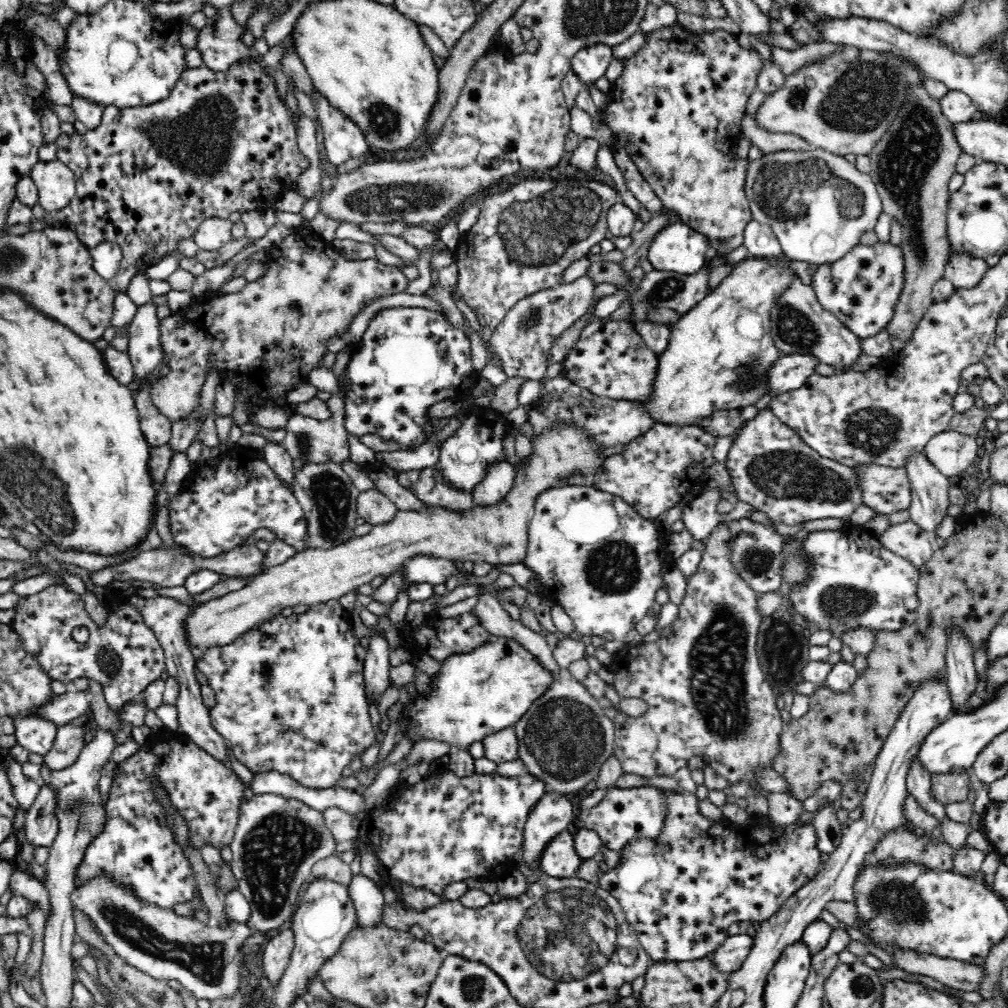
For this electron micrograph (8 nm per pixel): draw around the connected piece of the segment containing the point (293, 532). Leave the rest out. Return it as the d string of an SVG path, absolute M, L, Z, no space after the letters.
M251 451L246 458L240 460L233 460L232 456L222 454L221 462L214 467L199 463L189 472L181 491L169 504L170 529L174 542L186 547L194 555L214 558L246 543L246 539L252 534L278 538L293 546L296 551L308 549L308 524L301 504L294 496L293 486L284 485L276 477L276 473L265 462L265 456L261 451Z

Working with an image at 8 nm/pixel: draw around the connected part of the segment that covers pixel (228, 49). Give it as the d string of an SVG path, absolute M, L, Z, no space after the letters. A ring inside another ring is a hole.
M212 21L202 29L198 34L198 44L196 50L202 55L203 65L214 72L226 72L234 63L249 59L250 57L259 57L254 48L248 48L244 41L224 41L216 35L216 29Z

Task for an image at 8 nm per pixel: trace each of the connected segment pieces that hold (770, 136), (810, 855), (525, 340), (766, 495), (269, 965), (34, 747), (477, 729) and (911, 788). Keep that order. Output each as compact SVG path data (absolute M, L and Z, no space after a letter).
M746 112L740 128L744 136L749 138L754 146L758 146L764 154L786 149L791 151L809 151L812 148L807 140L804 140L798 135L792 133L770 132L760 128L758 123L756 123Z
M664 790L666 795L666 820L664 820L664 828L662 832L658 834L658 838L654 840L648 840L642 838L642 840L632 840L628 842L620 852L620 862L616 868L610 868L607 872L602 874L598 886L609 892L619 903L624 911L627 921L638 935L638 941L644 948L644 951L650 957L653 962L663 961L692 961L705 958L706 956L712 955L718 947L720 947L728 937L728 928L733 923L744 923L745 921L753 922L758 921L762 923L770 916L776 914L776 911L784 904L784 901L792 896L799 888L802 888L805 884L808 884L815 876L816 873L821 869L822 864L820 863L820 852L817 847L817 836L814 827L809 822L806 825L797 827L796 821L792 822L790 826L786 828L778 828L775 824L769 821L767 815L759 817L749 817L746 825L736 825L732 821L729 821L725 817L720 818L717 821L706 819L700 813L698 809L698 797L695 794L688 793L683 790L682 793L676 793L672 790Z
M585 273L574 282L560 284L546 290L538 290L518 302L502 318L502 322L489 332L488 346L496 358L500 358L499 368L507 378L540 380L546 374L552 341L564 330L570 328L578 318L586 314L592 306L593 290L597 286L594 279Z
M768 408L746 421L733 442L726 458L726 468L736 487L736 496L740 501L748 502L756 510L766 513L772 521L794 526L816 520L848 520L857 507L864 505L860 491L860 468L854 471L854 468L819 456L798 436L798 431L784 424Z
M284 929L283 932L275 932L270 935L268 944L264 948L264 977L276 988L284 975L294 950L294 930Z
M36 715L16 718L14 725L17 744L30 753L36 752L42 756L50 752L59 728L51 720L42 719Z
M505 636L493 637L482 647L476 647L472 652L462 654L451 654L440 662L440 670L436 677L431 678L431 689L429 695L420 695L418 693L413 701L401 710L399 723L406 728L406 738L411 738L414 742L422 740L437 740L438 742L447 742L453 749L467 750L473 742L480 742L484 737L496 734L504 728L514 728L514 724L520 720L520 717L529 710L530 705L536 702L551 687L553 676L549 670L546 670L538 661L537 657L530 654L517 640L506 638Z
M917 754L912 756L906 784L907 792L918 801L919 806L941 823L944 816L947 816L945 805L932 797L932 793L930 793L931 774L919 763Z

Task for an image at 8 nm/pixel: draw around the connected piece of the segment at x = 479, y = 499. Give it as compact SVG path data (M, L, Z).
M508 462L490 464L482 482L474 488L472 497L479 506L496 506L512 490L516 478L515 466Z

